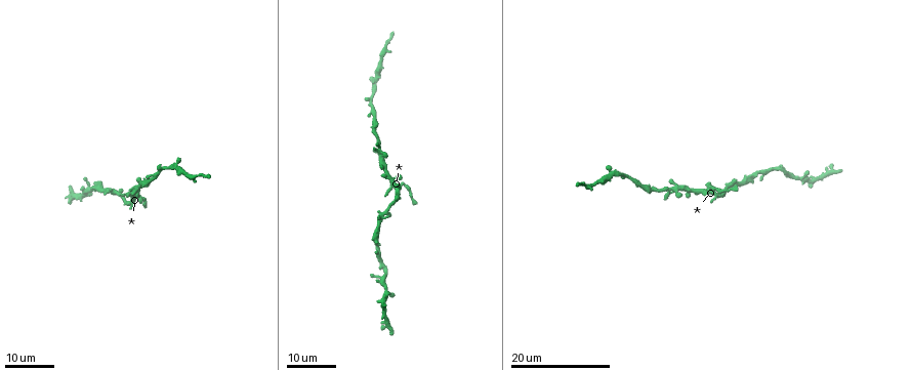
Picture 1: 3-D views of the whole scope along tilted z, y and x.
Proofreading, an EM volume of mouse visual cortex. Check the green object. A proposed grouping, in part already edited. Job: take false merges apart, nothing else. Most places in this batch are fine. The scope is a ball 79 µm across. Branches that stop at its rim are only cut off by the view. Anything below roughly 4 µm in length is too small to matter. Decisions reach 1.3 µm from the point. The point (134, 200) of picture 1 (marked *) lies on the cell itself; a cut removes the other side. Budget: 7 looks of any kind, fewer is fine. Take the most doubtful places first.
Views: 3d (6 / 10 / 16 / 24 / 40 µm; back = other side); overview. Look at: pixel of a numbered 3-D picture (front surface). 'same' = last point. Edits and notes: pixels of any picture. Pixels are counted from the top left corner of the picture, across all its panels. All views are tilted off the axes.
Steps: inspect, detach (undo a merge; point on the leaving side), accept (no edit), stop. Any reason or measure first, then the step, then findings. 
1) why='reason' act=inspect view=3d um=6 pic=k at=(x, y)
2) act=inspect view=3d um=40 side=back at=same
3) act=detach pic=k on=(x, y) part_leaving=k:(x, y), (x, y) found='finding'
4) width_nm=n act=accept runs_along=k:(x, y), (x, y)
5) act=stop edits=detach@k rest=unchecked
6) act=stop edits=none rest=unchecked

why='thick turns thin' act=inspect view=3d um=16 pic=1 at=(652, 187)

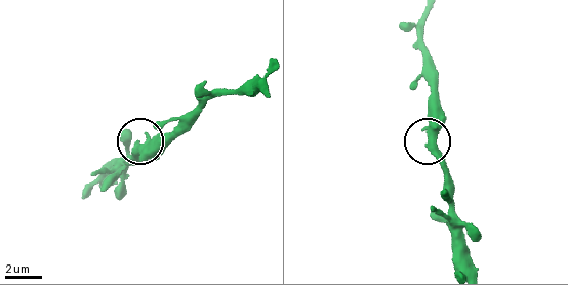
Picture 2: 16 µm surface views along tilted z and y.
why='zoom in' act=inspect view=3d um=6 pic=2 at=(431, 144)

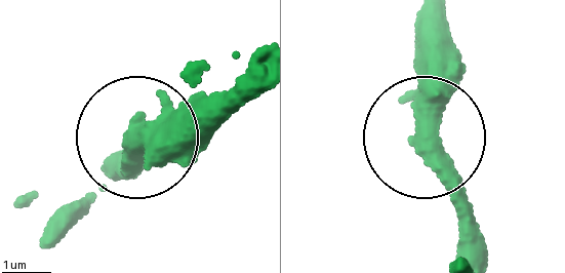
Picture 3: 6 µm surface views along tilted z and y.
act=accept found='one cell here'

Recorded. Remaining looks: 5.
why='four or more arms meet' act=inspect view=3d um=16 pic=1 at=(803, 178)

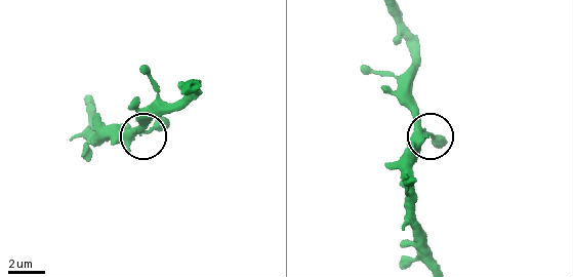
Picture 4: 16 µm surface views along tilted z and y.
why='closer look' act=inspect view=3d um=6 pic=4 at=(423, 131)

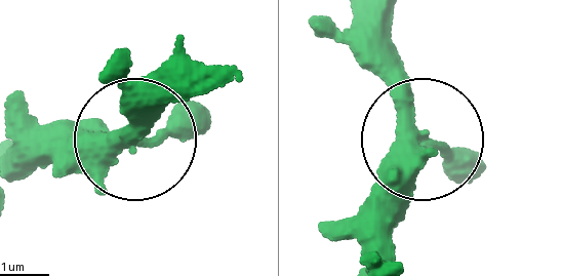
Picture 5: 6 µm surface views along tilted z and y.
act=accept found='one cell here'

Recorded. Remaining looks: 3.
why='sudden change in width' act=inspect view=3d um=16 pic=1 at=(754, 176)

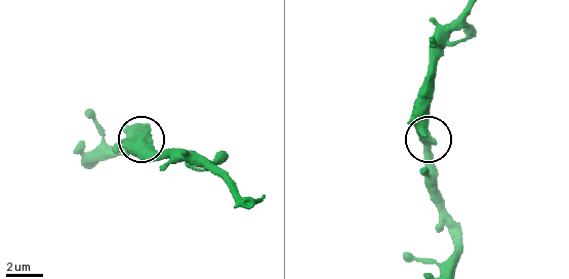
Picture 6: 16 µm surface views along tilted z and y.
act=inspect view=3d um=6 at=same

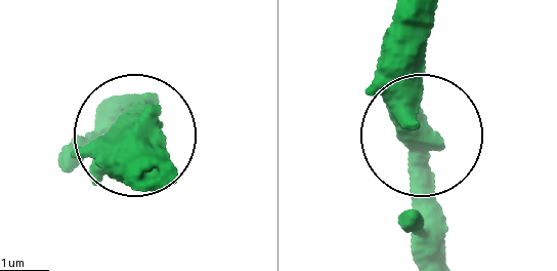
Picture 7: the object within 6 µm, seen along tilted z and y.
act=accept found='one cell here'

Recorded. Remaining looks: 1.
act=stop edits=none rest=unchecked

